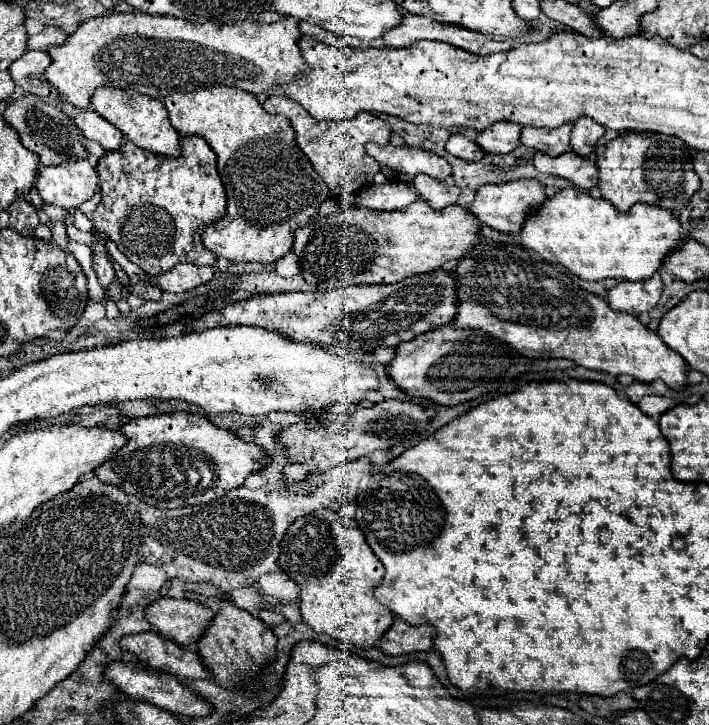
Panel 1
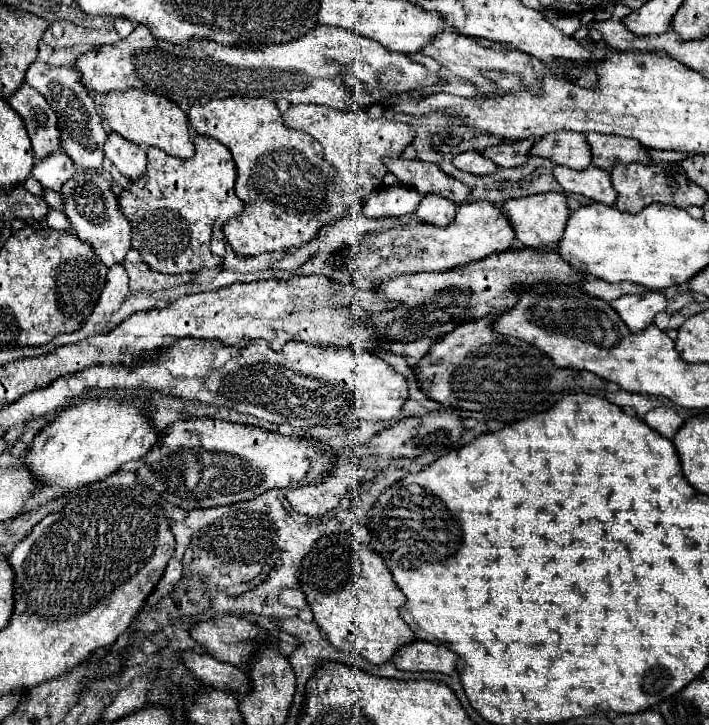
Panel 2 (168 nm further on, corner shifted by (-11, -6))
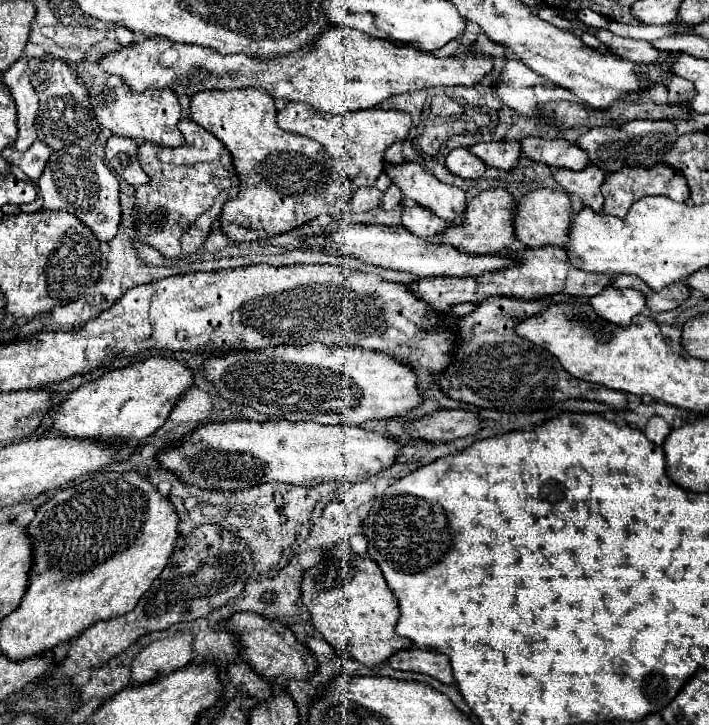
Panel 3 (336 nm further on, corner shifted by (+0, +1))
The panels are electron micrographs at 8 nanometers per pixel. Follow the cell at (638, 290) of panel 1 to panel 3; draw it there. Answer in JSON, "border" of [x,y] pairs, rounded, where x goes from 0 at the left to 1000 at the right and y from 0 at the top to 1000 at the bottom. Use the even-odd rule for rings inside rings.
{"border":[[[855,396],[843,407],[832,410],[832,421],[843,437],[866,448],[886,448],[894,434],[908,429],[911,412],[894,399],[866,399]]]}

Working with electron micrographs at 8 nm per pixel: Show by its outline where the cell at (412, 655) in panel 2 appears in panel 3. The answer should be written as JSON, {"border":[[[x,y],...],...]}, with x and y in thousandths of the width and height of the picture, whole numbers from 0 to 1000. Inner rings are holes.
{"border":[[[570,895],[570,898],[561,898],[559,903],[553,903],[547,917],[559,926],[584,926],[584,928],[606,931],[606,934],[623,939],[626,945],[640,942],[635,909],[615,898]]]}

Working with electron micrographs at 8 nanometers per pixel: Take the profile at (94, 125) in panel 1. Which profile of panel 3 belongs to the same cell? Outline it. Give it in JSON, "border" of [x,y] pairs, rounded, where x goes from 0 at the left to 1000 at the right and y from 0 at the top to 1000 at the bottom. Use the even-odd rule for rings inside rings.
{"border":[[[158,186],[150,197],[150,222],[183,255],[197,258],[212,252],[212,244],[200,236],[195,225],[195,200],[186,192]]]}

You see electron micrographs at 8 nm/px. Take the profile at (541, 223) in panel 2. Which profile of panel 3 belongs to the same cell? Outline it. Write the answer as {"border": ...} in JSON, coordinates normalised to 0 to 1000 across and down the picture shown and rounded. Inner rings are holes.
{"border":[[[762,261],[731,277],[728,288],[728,330],[742,335],[745,341],[767,341],[767,338],[790,338],[798,341],[807,308],[807,283],[795,263]]]}

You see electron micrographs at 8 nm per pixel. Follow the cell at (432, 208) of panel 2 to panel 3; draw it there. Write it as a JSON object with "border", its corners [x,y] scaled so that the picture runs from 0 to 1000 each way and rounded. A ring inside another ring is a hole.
{"border":[[[573,286],[567,294],[567,310],[587,327],[612,327],[618,321],[626,321],[632,316],[632,308],[626,308],[621,299],[609,297],[606,291],[598,291],[592,286]]]}

